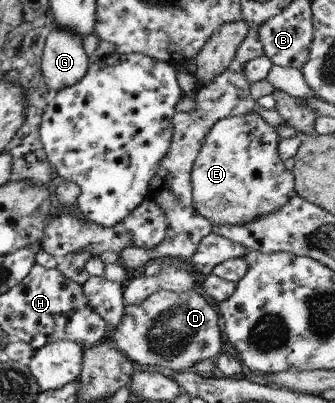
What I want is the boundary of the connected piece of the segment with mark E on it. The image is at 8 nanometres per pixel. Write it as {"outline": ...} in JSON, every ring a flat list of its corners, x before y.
{"outline":[[254,109,243,116,225,117,215,122,203,137,191,165,191,204,195,212,212,225,249,224,259,216,275,212,295,196,292,172,285,169,277,154,278,139,275,127,269,126]]}

